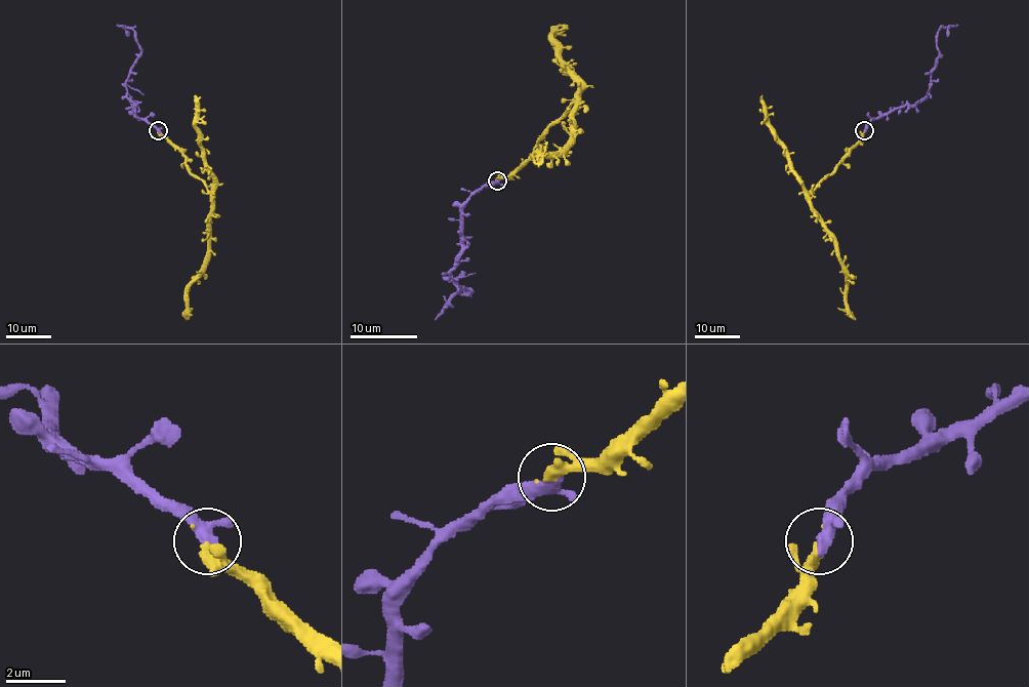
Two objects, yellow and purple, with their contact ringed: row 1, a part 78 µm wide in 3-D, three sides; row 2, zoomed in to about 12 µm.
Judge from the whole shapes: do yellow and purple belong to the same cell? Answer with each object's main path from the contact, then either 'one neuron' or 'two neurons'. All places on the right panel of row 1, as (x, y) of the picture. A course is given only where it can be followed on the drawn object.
course yellow (864, 131), (809, 196), (811, 210), (831, 239), (846, 276), (850, 314), (855, 320); course purple (864, 130), (871, 121), (907, 105), (915, 105), (925, 95), (939, 57), (937, 34), (941, 28), (958, 25); one neuron

